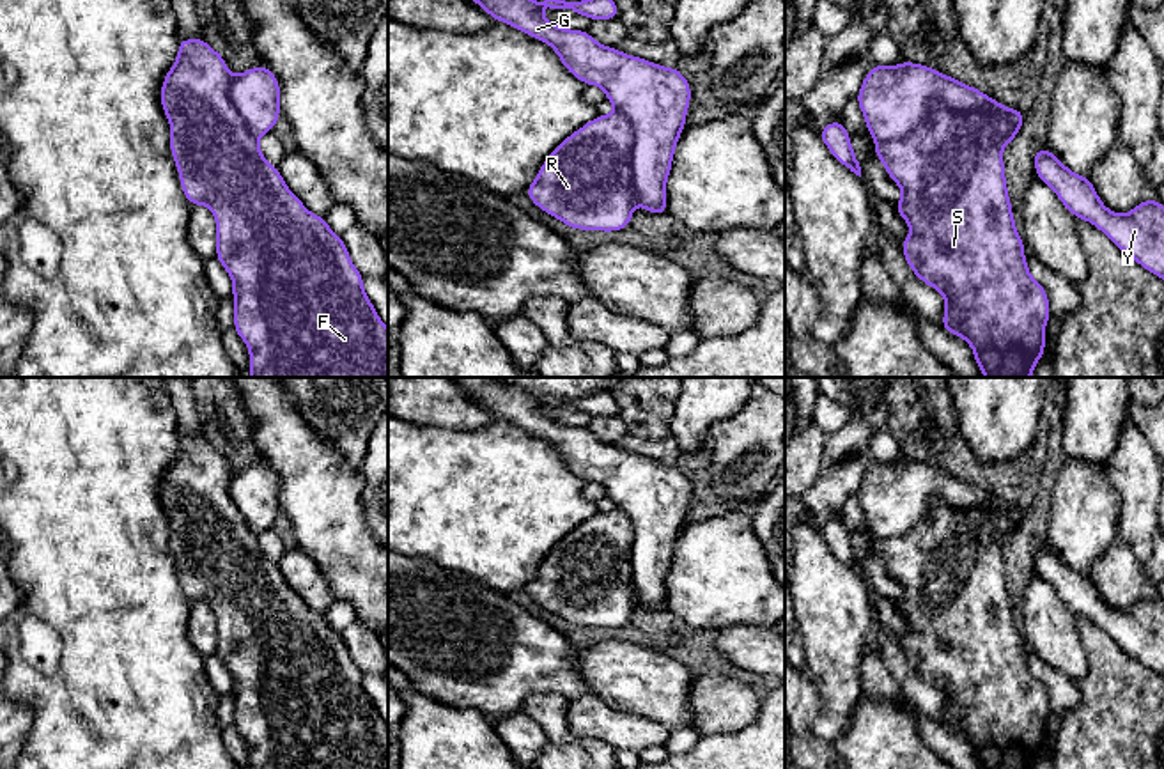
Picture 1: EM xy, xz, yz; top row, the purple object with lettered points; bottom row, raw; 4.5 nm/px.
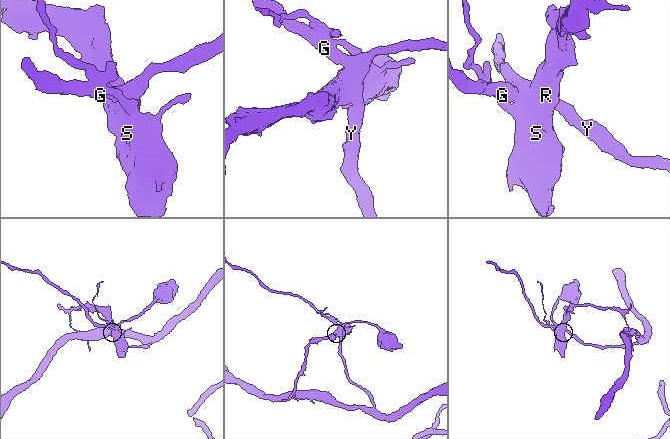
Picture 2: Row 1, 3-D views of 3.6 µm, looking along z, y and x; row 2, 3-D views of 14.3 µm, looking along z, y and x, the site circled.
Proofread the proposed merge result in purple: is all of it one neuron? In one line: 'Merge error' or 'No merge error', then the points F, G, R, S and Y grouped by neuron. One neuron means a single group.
Merge error. Groups: F R S / G Y

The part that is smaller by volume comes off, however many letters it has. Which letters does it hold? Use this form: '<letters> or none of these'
F, R, S

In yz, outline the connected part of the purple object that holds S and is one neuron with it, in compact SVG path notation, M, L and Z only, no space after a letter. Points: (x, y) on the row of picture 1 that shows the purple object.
M989 97L987 110L958 113L935 105L927 122L907 138L875 142L875 158L882 161L889 179L902 188L902 198L893 204L907 221L911 236L902 253L912 273L943 294L946 310L941 328L962 337L974 353L974 361L985 377L1031 377L1045 353L1045 324L1051 317L1049 296L1028 269L1024 241L1017 234L1003 163L1003 147L1020 131L1028 117L1017 108L1006 108Z

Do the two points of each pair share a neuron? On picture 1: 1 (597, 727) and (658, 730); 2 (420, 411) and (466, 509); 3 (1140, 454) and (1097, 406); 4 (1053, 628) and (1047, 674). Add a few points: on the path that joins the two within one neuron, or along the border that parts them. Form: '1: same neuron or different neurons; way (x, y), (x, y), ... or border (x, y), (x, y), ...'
1: same neuron; way (612, 727), (644, 730)
2: different neurons; border (406, 420), (417, 426), (468, 431)
3: different neurons; border (1127, 413), (1122, 424), (1122, 438), (1104, 466)
4: different neurons; border (1024, 640), (1044, 661), (1063, 672), (1076, 684)

